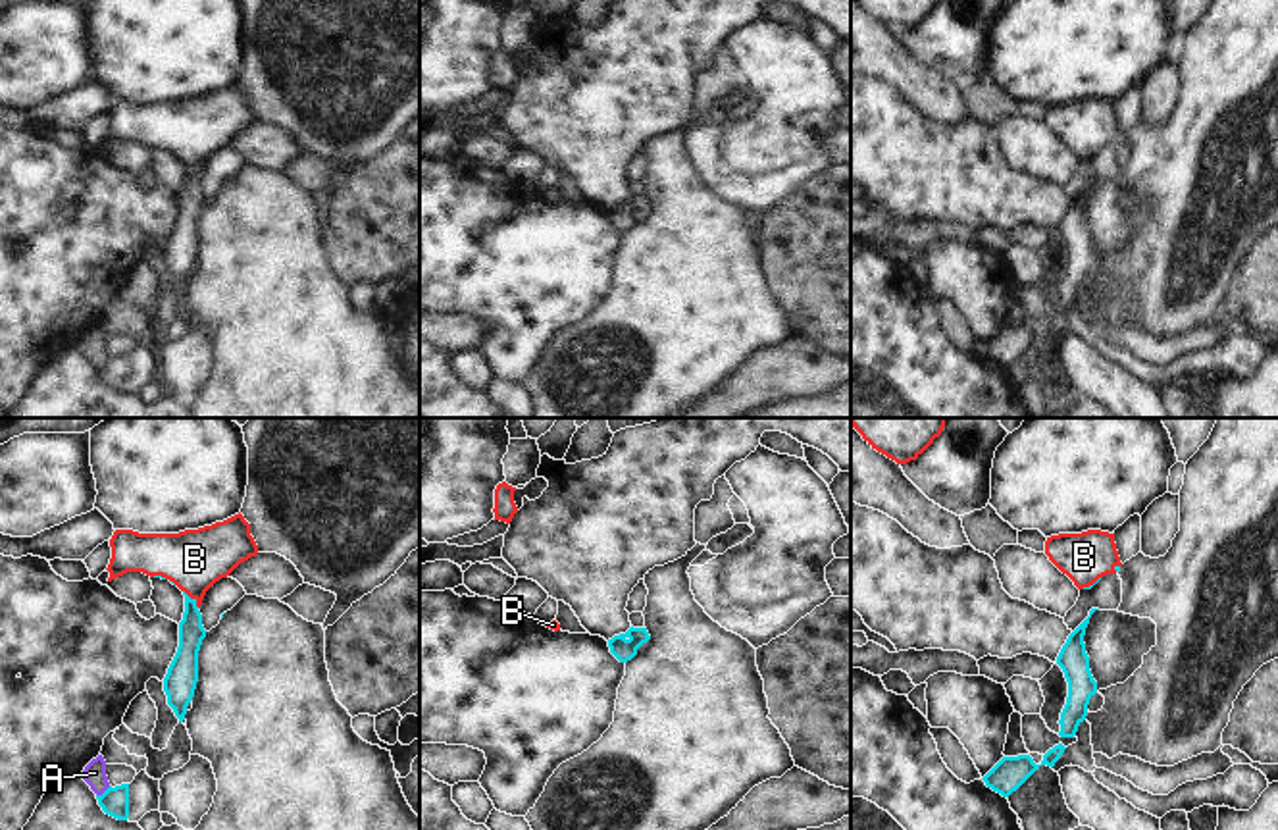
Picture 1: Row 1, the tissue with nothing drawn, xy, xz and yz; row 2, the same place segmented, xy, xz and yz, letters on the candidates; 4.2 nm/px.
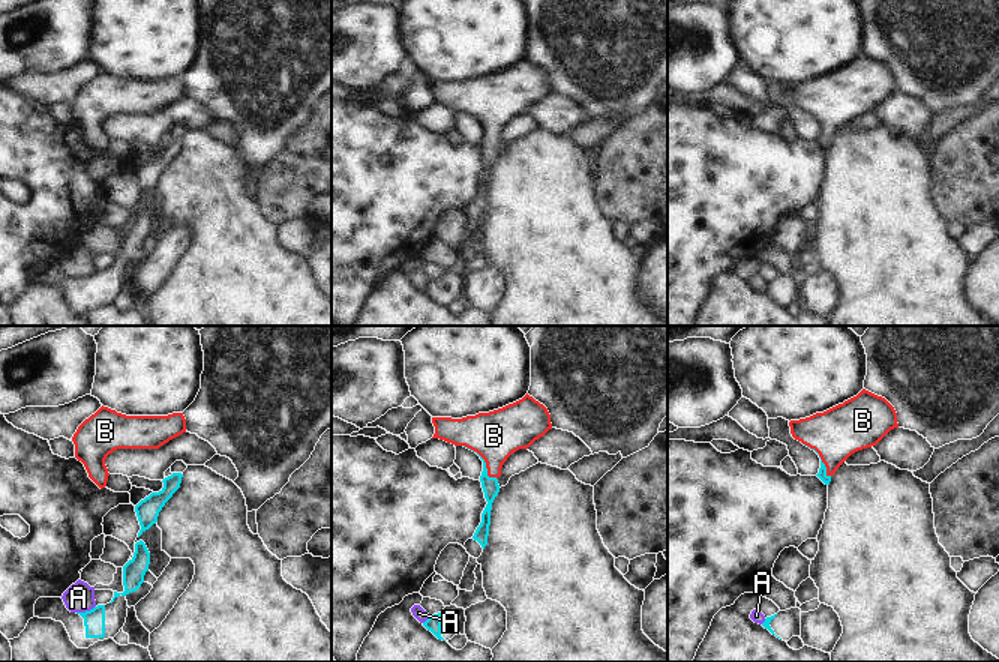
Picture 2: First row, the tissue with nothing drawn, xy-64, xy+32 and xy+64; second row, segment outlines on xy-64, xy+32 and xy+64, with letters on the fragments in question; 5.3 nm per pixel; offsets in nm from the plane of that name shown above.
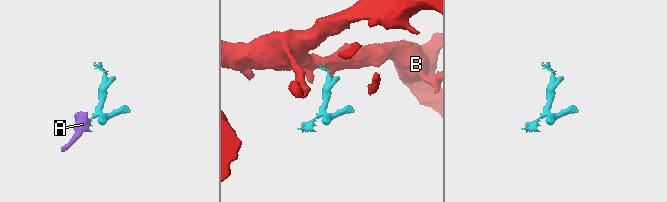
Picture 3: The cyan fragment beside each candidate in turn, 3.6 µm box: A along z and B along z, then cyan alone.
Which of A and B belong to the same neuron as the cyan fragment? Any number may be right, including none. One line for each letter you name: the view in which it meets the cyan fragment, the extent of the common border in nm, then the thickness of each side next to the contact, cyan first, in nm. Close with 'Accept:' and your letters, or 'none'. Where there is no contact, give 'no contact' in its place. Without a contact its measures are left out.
B: meets cyan in xy; contact 100 nm long; 110 nm thick on the cyan side, 260 nm on the other
Accept: B

